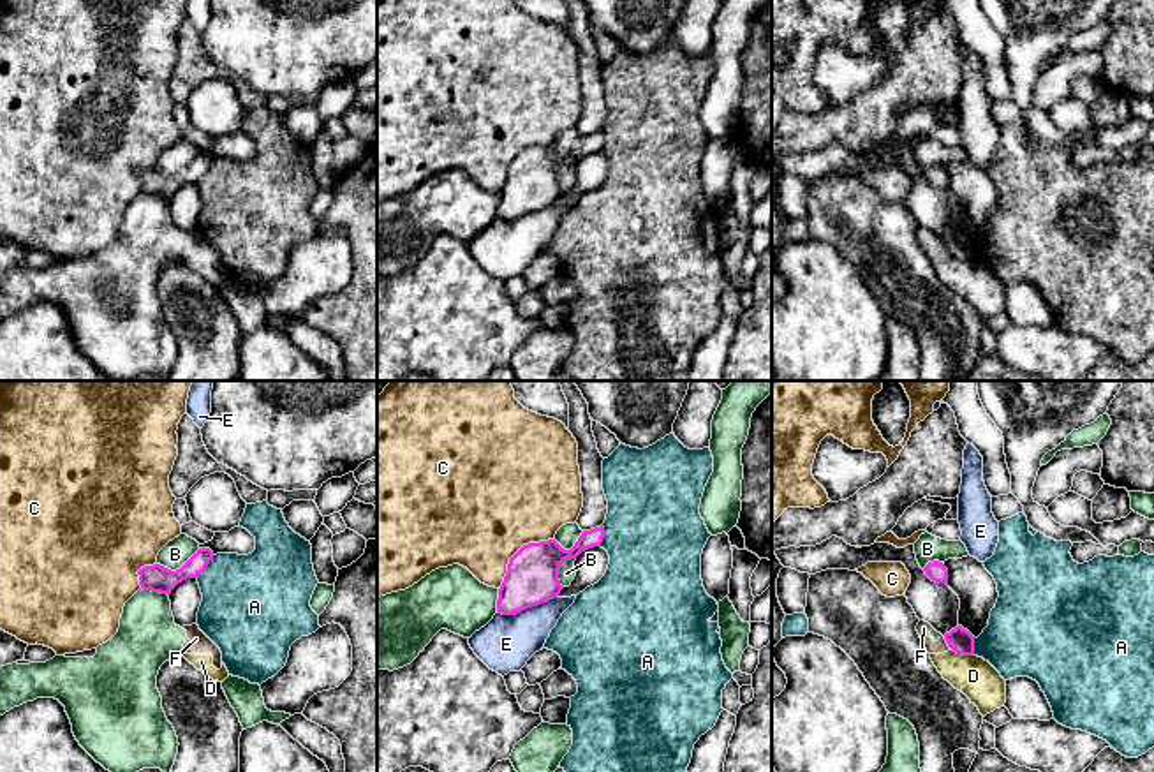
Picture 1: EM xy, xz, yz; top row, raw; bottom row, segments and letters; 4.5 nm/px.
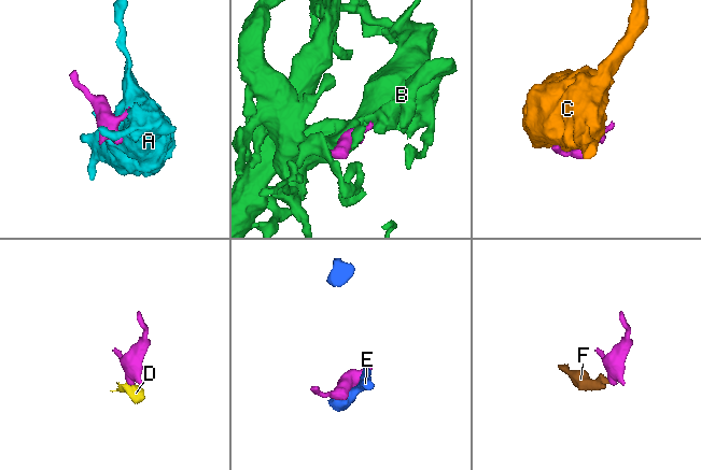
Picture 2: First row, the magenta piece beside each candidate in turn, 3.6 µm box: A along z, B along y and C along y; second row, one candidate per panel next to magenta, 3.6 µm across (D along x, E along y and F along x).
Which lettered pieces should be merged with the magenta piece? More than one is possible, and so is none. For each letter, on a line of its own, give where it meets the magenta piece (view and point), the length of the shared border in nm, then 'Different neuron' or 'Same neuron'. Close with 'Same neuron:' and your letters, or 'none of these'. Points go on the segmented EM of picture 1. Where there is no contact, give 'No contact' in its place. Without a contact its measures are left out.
A: Touches magenta at xy (205, 568). Shared border 130 nm. Different neuron
B: Touches magenta at xy (180, 568). Shared border 220 nm. Different neuron
C: Touches magenta at xz (515, 554). Shared border 340 nm. Different neuron
D: Touches magenta at yz (962, 654). Shared border 120 nm. Different neuron
E: Touches magenta at xz (527, 607). Shared border 300 nm. Different neuron
F: Touches magenta at yz (946, 642). Shared border 70 nm. Different neuron
Same neuron: none of these

